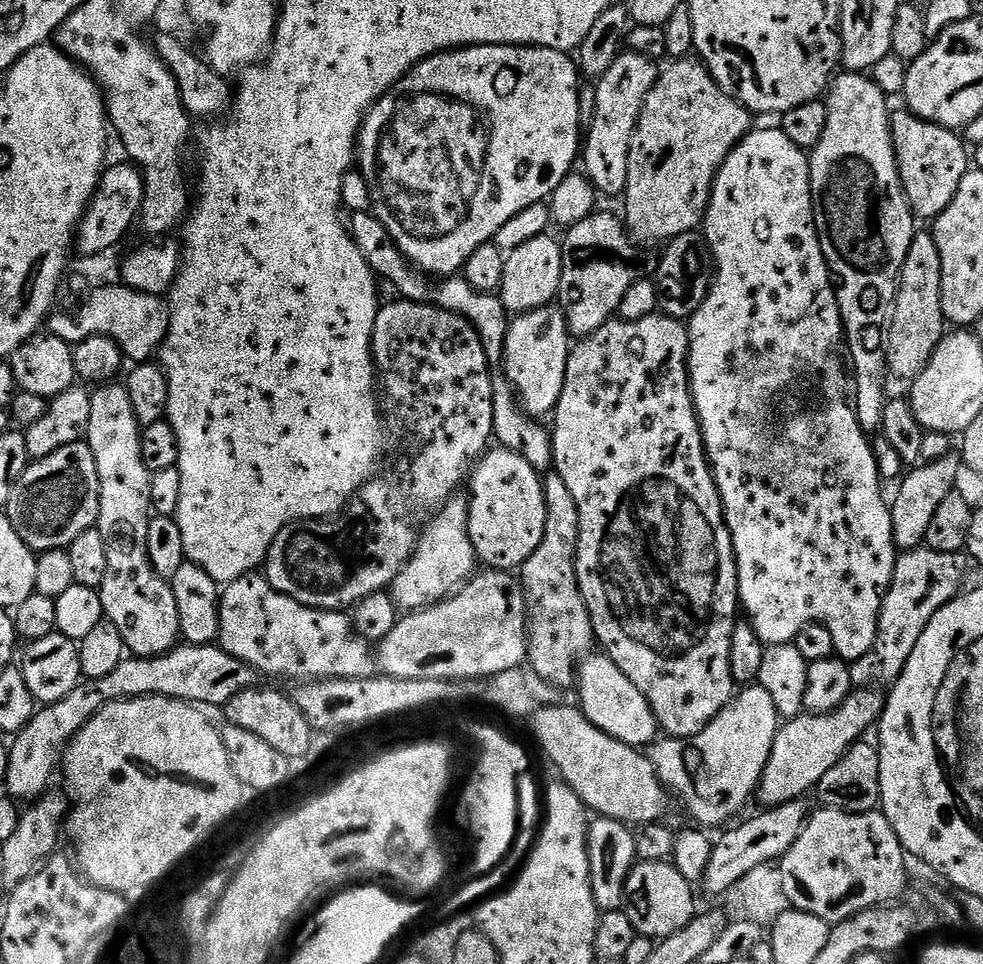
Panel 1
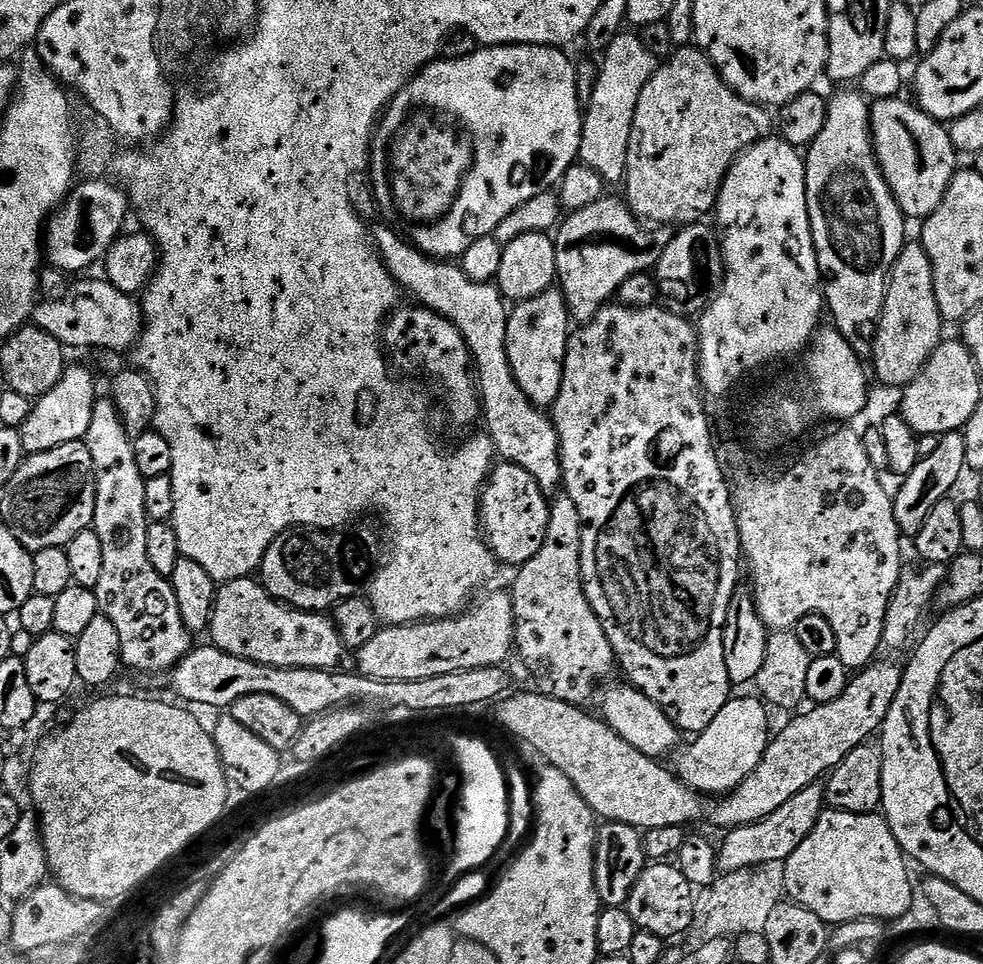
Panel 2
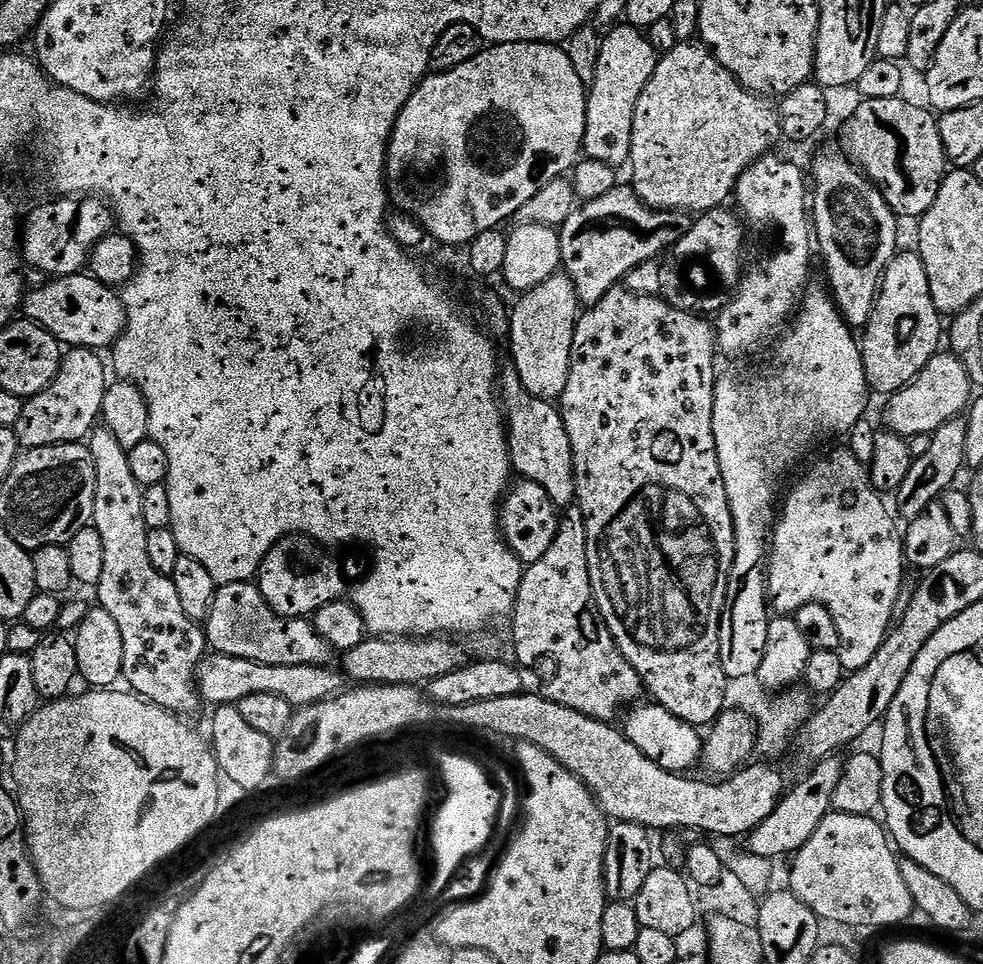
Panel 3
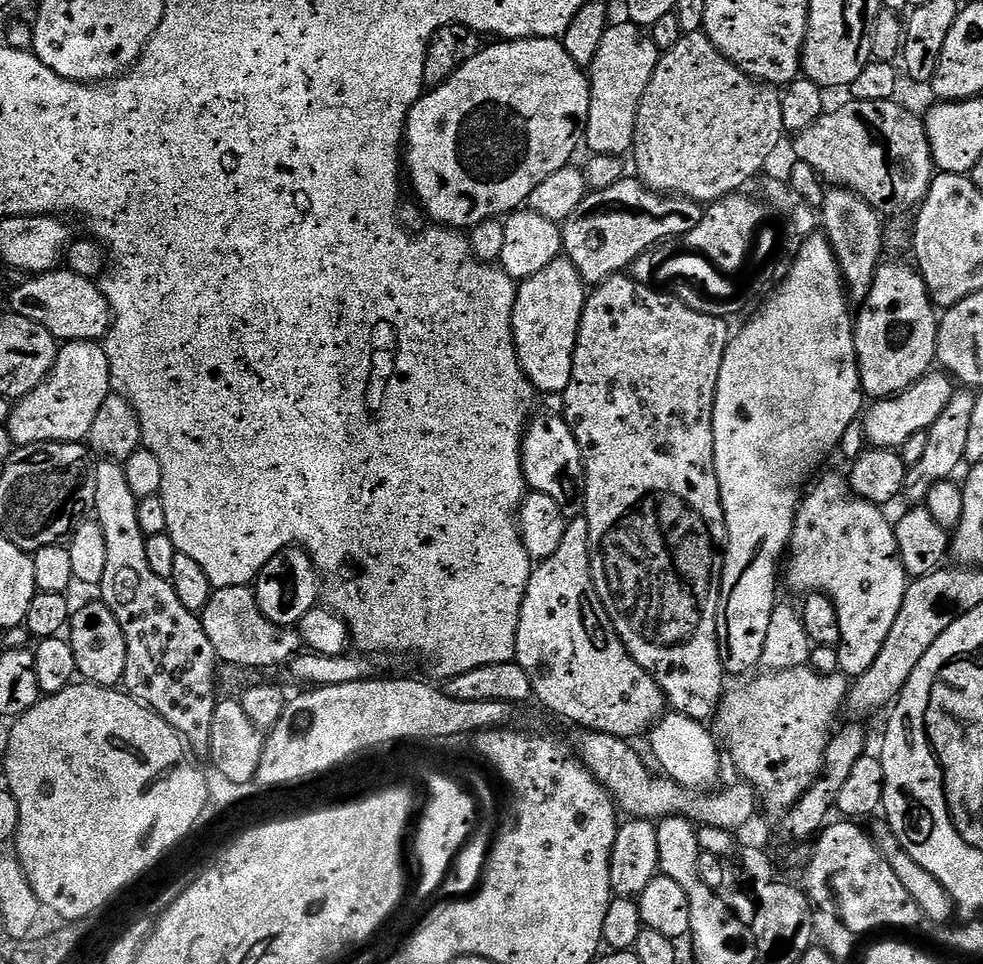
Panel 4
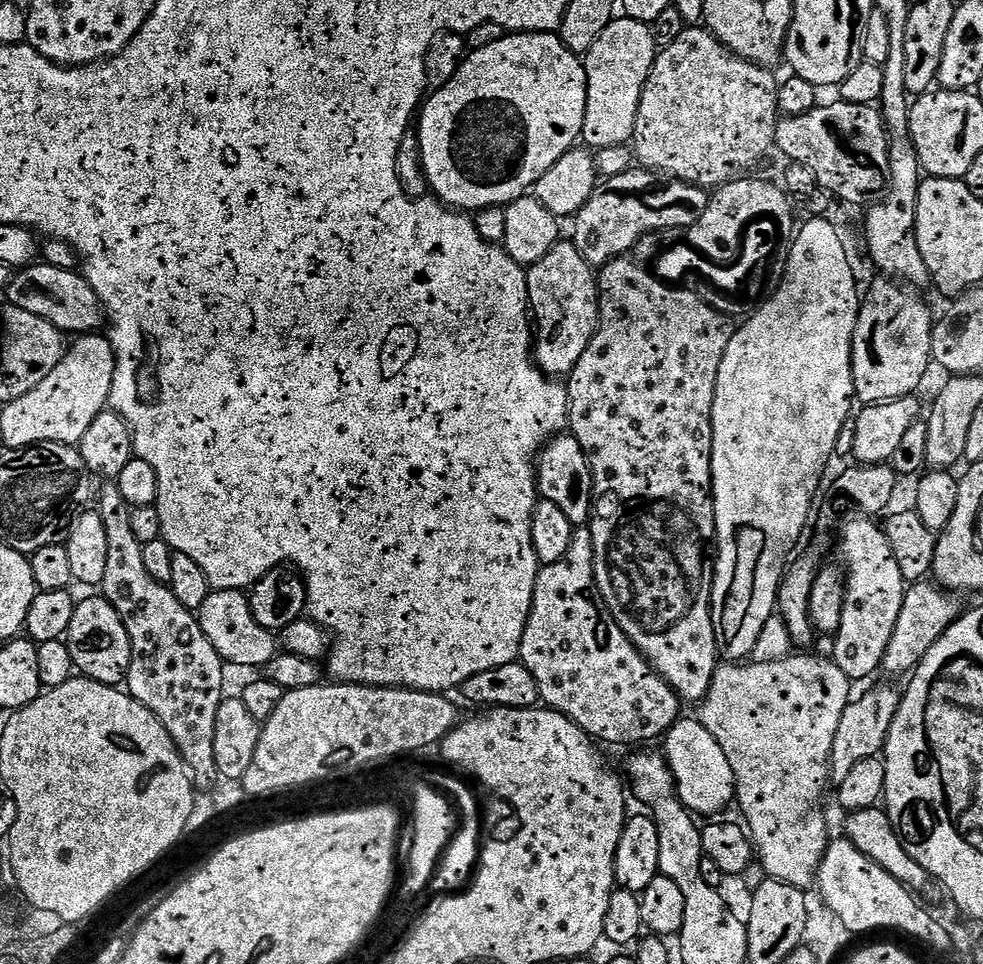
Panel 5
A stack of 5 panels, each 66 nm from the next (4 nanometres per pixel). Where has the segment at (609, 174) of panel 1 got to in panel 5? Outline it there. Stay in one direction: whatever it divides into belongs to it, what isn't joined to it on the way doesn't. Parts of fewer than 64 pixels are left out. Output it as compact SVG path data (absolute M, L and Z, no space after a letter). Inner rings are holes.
M614 18L598 34L598 42L583 53L588 105L582 140L589 149L628 144L636 129L636 115L650 70L654 66L658 49L651 27L637 20Z

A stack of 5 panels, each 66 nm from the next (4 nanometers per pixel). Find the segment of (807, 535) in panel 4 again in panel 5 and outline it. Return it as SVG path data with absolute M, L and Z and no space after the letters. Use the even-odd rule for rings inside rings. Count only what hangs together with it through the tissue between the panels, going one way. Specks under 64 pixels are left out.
M852 518L848 525L838 532L838 552L844 555L848 593L846 606L842 610L842 626L836 633L836 645L831 659L853 682L864 680L877 671L881 671L886 654L886 646L890 642L890 634L894 634L894 626L898 626L898 614L902 614L902 602L906 591L906 581L902 578L902 570L898 570L898 562L894 558L894 550L890 550L890 542L886 538L883 527L872 518Z

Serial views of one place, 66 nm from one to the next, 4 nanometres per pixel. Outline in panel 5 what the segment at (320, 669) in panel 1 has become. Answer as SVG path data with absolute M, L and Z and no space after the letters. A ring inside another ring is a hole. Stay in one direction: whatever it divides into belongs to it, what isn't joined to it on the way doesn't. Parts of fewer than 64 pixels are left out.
M234 588L209 591L206 602L202 602L200 607L198 619L202 634L206 634L206 638L210 638L210 646L214 646L214 650L222 657L225 665L237 664L240 668L256 668L256 670L260 670L263 669L266 662L270 662L278 655L277 637L270 630L258 626L258 618L254 618L254 614L250 610L250 602L243 591Z

